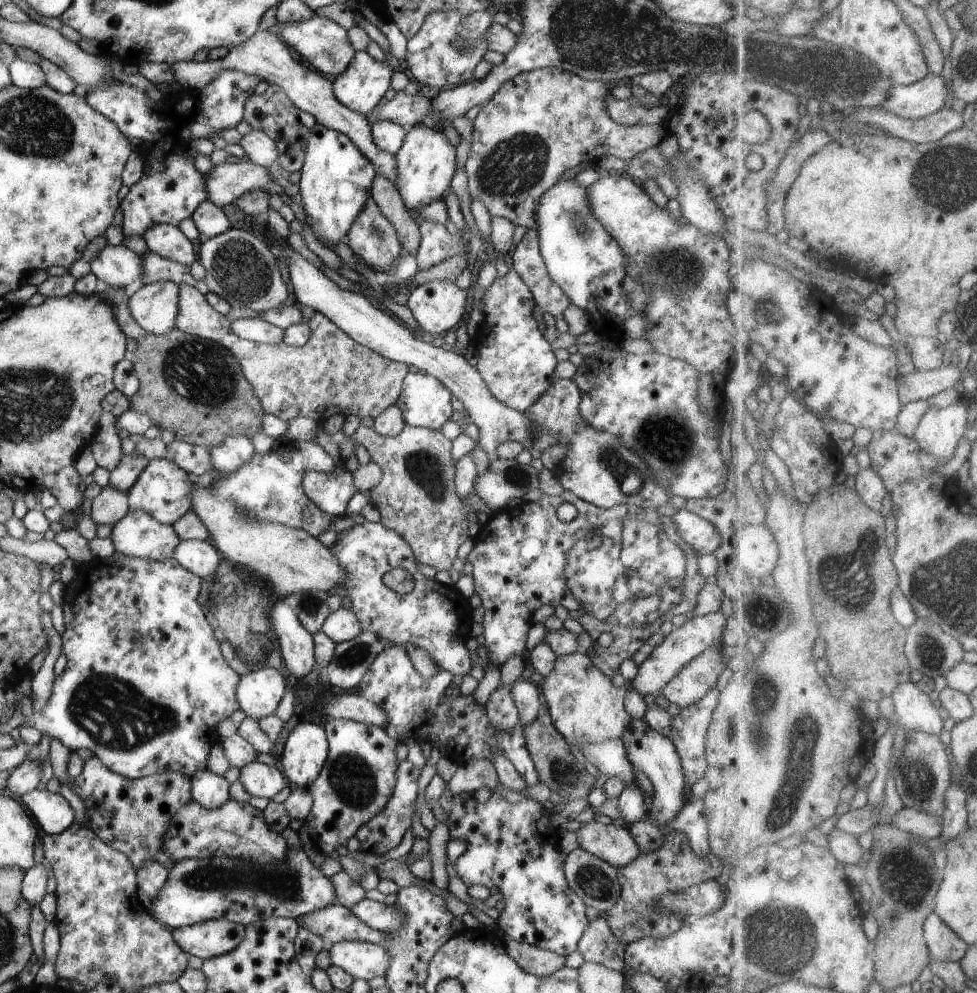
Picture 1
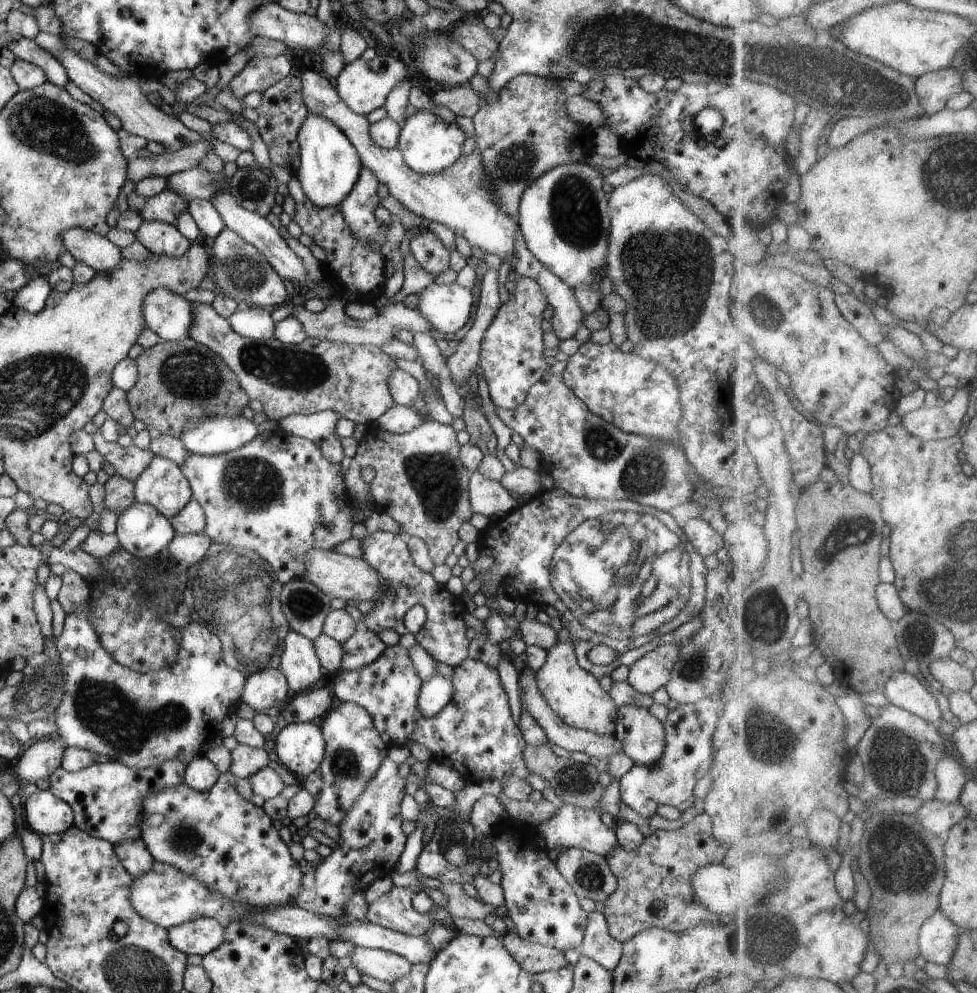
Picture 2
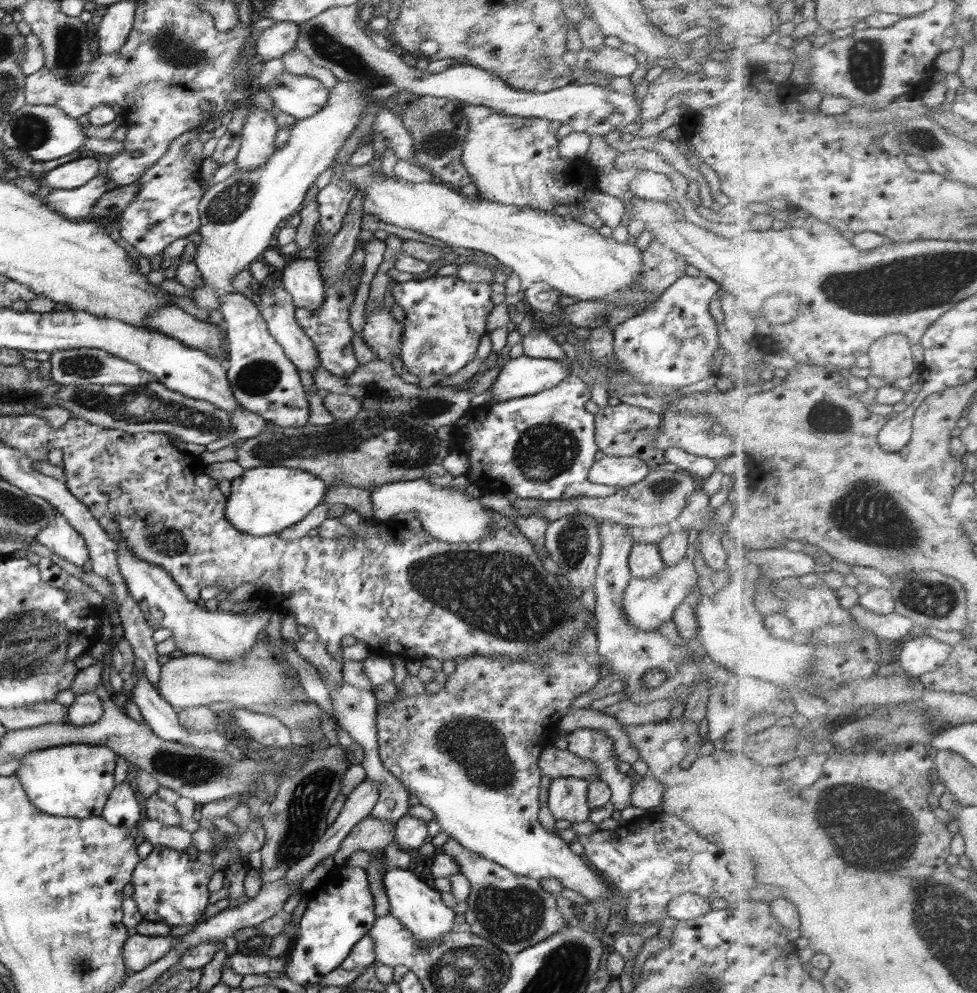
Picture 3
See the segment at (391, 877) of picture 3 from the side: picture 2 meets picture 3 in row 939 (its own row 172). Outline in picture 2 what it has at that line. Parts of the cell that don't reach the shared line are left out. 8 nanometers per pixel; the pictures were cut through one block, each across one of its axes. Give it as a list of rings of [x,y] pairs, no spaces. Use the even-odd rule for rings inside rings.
[[[418,110],[416,114],[407,117],[404,124],[401,124],[397,147],[401,150],[403,162],[408,168],[418,174],[432,175],[446,170],[460,158],[461,147],[464,146],[466,139],[466,134],[455,121],[447,123],[432,111]]]

